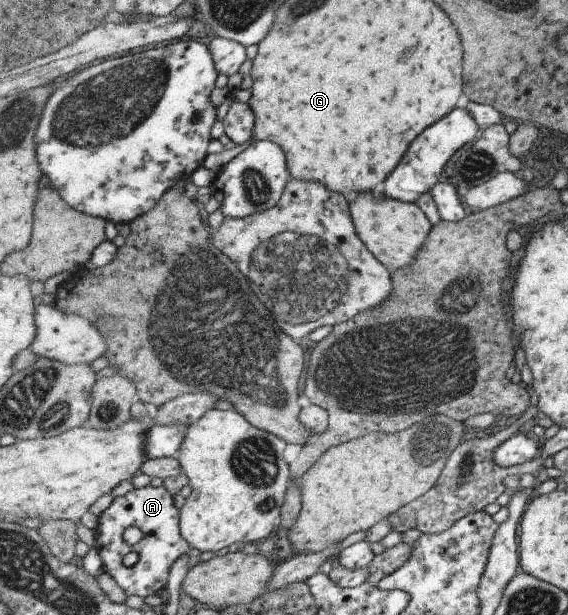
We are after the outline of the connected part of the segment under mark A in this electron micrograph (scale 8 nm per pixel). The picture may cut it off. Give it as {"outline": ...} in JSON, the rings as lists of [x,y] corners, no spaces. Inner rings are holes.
{"outline":[[[146,485],[134,488],[125,495],[114,497],[110,506],[98,517],[97,526],[95,530],[97,535],[93,535],[90,540],[97,549],[104,571],[128,596],[135,594],[144,598],[164,590],[172,566],[184,554],[194,554],[181,533],[181,509],[176,508],[173,493],[164,486]],[[134,526],[141,530],[143,537],[136,544],[130,544],[124,540],[124,534],[128,528]],[[130,552],[135,552],[139,557],[139,561],[132,567],[124,564],[124,558]]]}

